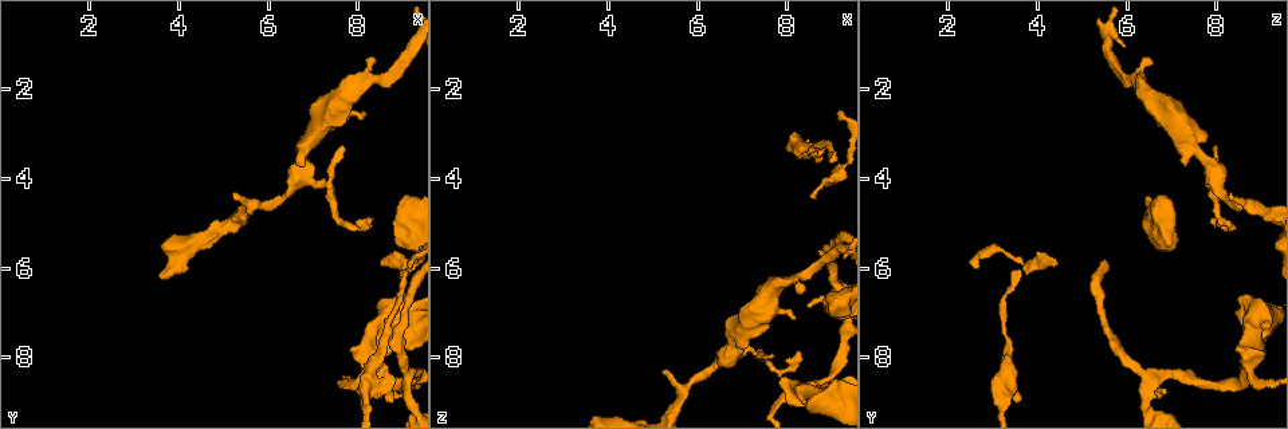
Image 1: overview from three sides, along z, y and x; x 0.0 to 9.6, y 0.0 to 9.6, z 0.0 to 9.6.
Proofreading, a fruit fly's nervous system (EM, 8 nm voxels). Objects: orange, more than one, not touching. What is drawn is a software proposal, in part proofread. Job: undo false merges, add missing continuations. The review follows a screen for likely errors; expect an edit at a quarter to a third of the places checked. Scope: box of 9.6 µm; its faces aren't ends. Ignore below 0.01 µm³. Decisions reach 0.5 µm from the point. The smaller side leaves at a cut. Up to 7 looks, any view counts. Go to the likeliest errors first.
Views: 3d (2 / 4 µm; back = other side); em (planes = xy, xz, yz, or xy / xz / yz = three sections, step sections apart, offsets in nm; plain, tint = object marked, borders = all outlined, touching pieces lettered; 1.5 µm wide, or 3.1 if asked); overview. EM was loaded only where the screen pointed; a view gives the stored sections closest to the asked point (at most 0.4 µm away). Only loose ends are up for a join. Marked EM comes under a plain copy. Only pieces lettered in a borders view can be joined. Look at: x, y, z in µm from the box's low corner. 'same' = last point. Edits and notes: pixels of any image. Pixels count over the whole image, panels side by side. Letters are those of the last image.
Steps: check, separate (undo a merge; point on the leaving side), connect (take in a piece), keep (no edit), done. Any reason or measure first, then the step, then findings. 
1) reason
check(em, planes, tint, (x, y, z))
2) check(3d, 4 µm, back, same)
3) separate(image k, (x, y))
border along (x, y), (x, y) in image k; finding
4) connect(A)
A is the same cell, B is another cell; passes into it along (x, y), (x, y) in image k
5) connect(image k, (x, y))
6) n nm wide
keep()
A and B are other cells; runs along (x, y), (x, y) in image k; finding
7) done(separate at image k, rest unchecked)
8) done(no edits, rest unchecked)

tapers out
check(em, yz, step 4, borders, (8.55, 5.90, 4.45))

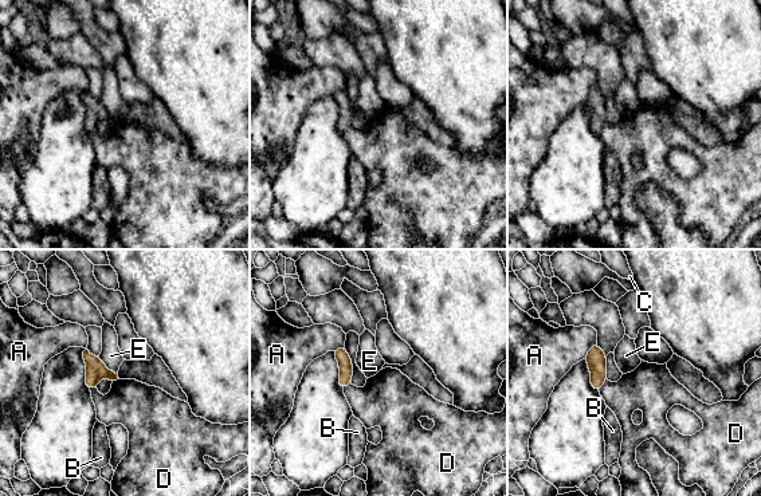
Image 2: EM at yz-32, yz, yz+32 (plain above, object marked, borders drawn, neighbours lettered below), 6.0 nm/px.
another direction
check(em, planes, borders, same)

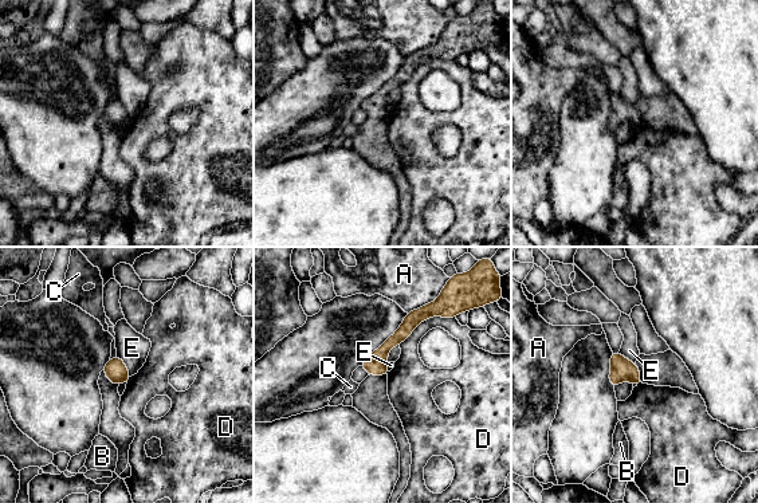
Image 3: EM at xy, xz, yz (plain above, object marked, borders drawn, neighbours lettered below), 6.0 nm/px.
keep()
A, B, C, D and E are other cells; border along (440, 315), (423, 319), (399, 345) in image 3; no lettered piece goes on from it

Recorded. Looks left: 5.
an open end
check(em, planes, borders, (5.25, 4.35, 8.30))

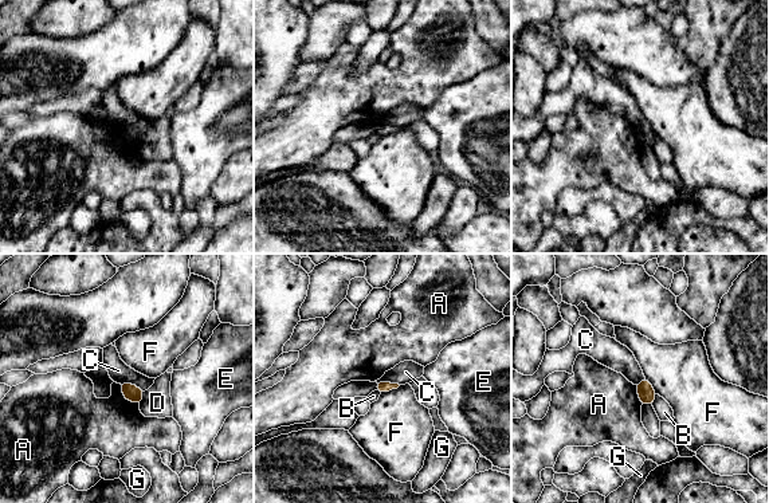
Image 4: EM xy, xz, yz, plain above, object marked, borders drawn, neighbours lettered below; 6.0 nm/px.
keep()
A, B, C, D, E, F and G are other cells; border along (120, 382), (132, 382), (144, 390) in image 4; none of them fits

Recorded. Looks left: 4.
thick end
check(em, planes, borders, (8.85, 5.45, 6.95))

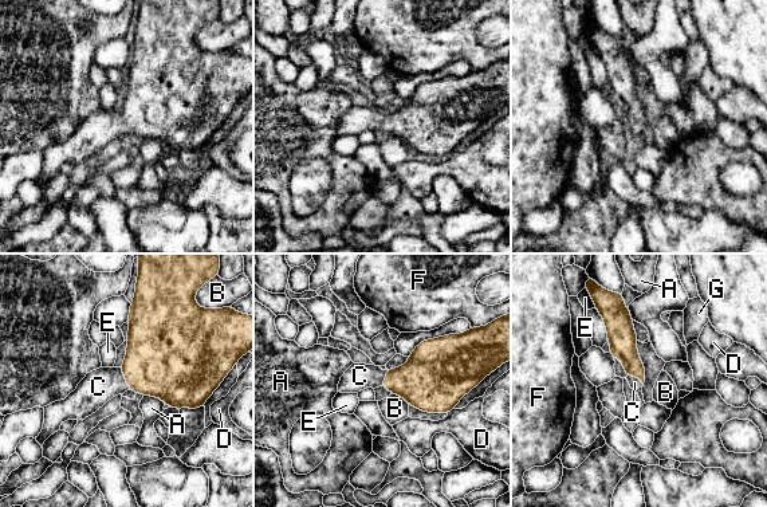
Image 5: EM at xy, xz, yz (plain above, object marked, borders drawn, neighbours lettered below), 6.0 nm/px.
connect(C)
C is the same cell, A, B, D, E, F and G are other cells; the cell continues

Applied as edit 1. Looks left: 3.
done(connect at image 5, rest unchecked)

